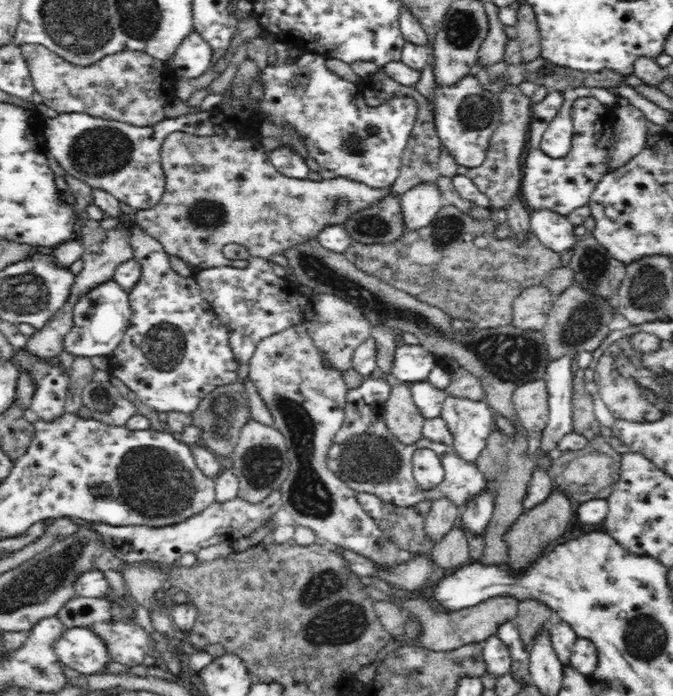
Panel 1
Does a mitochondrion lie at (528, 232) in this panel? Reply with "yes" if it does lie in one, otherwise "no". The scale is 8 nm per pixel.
no

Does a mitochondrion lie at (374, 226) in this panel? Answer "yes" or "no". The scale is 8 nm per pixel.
yes

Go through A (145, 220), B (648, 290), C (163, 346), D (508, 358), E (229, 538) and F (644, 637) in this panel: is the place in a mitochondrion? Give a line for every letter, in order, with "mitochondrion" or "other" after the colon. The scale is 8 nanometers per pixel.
A: other
B: mitochondrion
C: mitochondrion
D: mitochondrion
E: other
F: mitochondrion

